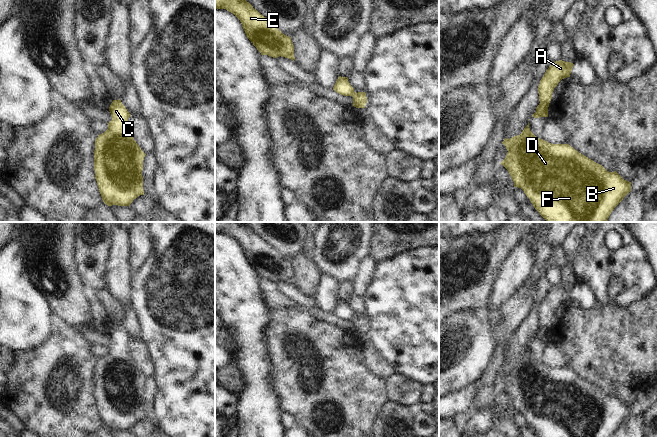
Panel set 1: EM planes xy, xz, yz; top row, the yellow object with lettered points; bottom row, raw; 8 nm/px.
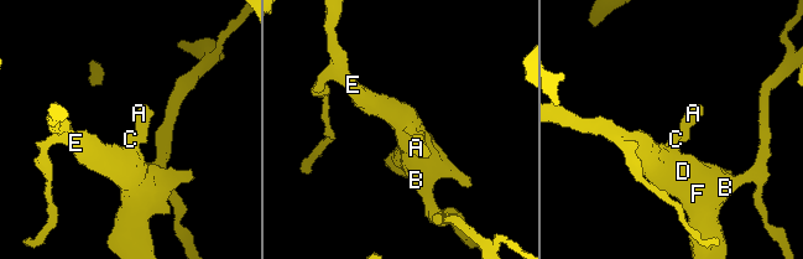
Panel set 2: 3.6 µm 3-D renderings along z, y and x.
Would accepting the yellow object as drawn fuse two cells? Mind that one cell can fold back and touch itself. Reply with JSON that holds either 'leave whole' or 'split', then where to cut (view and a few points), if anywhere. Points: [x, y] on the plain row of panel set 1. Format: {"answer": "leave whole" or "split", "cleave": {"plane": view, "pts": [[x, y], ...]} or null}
{"answer": "split", "cleave": {"plane": "xz", "pts": [[354, 316], [351, 319]]}}

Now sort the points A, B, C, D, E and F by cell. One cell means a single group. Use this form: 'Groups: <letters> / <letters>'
Groups: A / B C D E F.

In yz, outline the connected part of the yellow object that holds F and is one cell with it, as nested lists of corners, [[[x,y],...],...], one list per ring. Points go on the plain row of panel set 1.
[[[529,346],[520,359],[505,362],[502,368],[508,376],[500,388],[508,394],[514,411],[524,415],[539,437],[611,437],[631,415],[631,406],[624,404],[616,395],[607,395],[569,368],[551,368],[536,361],[530,355]]]

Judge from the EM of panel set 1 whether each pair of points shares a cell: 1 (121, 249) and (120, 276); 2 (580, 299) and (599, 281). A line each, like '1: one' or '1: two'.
1: one
2: two

